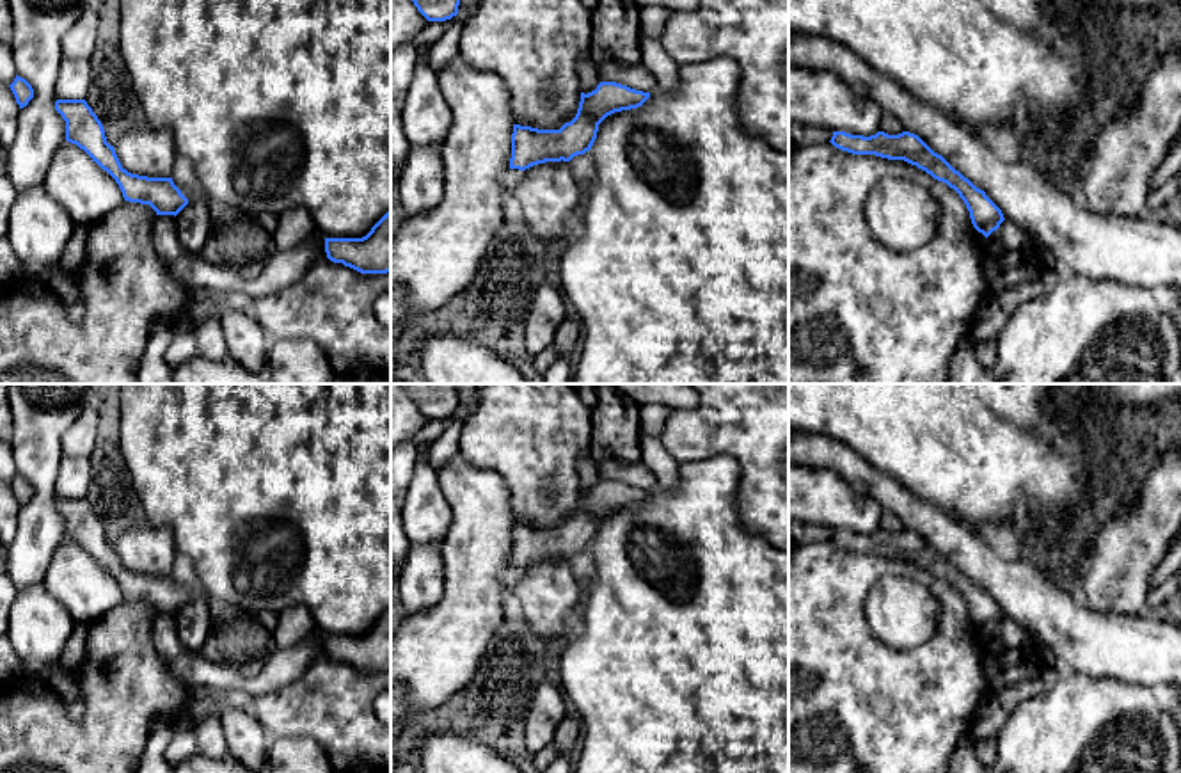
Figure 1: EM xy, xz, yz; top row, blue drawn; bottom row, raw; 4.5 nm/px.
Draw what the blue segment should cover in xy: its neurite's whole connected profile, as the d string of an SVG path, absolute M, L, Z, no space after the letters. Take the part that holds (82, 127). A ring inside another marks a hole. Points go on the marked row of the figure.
M57 100L55 110L66 121L66 140L83 149L115 179L124 201L149 204L156 215L174 217L188 204L172 178L139 176L121 165L114 146L107 142L101 121L85 100Z

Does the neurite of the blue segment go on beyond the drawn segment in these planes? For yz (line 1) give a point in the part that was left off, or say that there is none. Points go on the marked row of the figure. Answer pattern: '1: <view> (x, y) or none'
1: none

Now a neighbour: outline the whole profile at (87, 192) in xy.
M64 142L44 178L46 194L76 226L91 227L123 204L115 179L76 144Z

